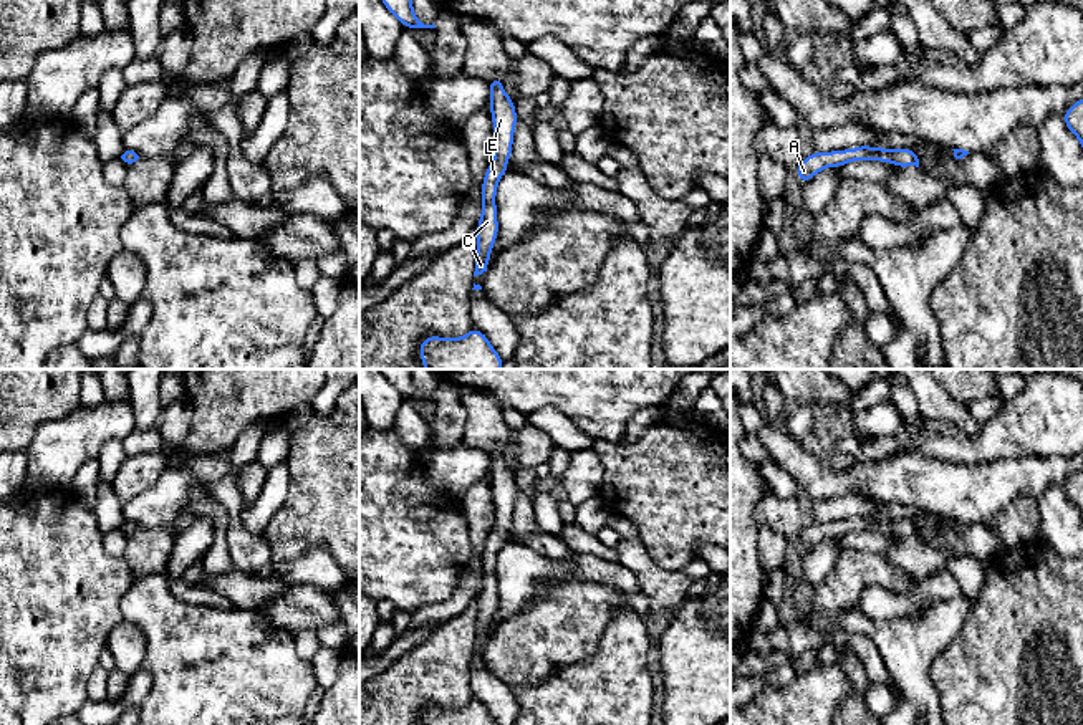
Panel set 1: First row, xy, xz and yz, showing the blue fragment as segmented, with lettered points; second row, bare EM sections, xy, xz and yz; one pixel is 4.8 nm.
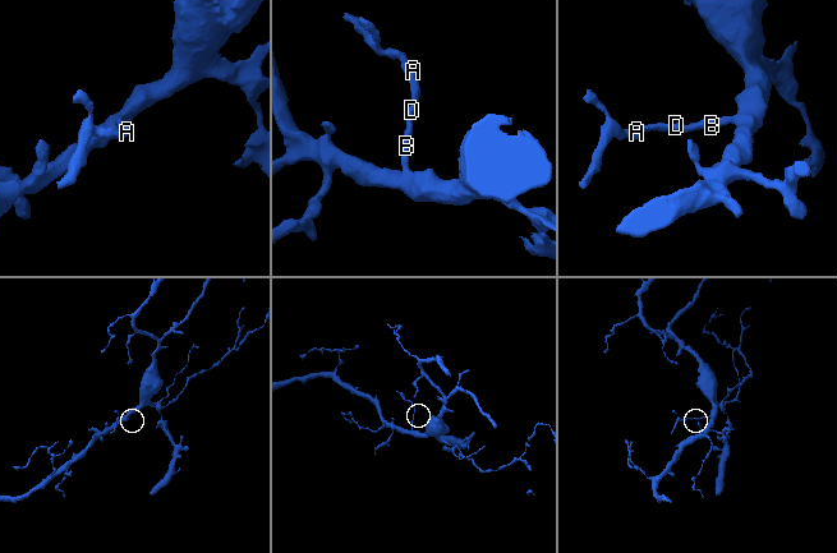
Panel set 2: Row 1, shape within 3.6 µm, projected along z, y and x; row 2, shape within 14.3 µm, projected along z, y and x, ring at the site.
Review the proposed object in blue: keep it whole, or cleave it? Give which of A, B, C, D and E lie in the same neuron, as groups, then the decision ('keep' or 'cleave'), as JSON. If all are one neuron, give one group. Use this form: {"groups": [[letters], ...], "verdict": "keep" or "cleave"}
{"groups": [["A", "B", "C", "D", "E"]], "verdict": "keep"}

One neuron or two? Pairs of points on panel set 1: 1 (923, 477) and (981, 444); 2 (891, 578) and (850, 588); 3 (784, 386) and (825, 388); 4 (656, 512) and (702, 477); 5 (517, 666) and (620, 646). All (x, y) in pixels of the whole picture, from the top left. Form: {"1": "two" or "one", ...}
{"1": "two", "2": "one", "3": "one", "4": "one", "5": "two"}

